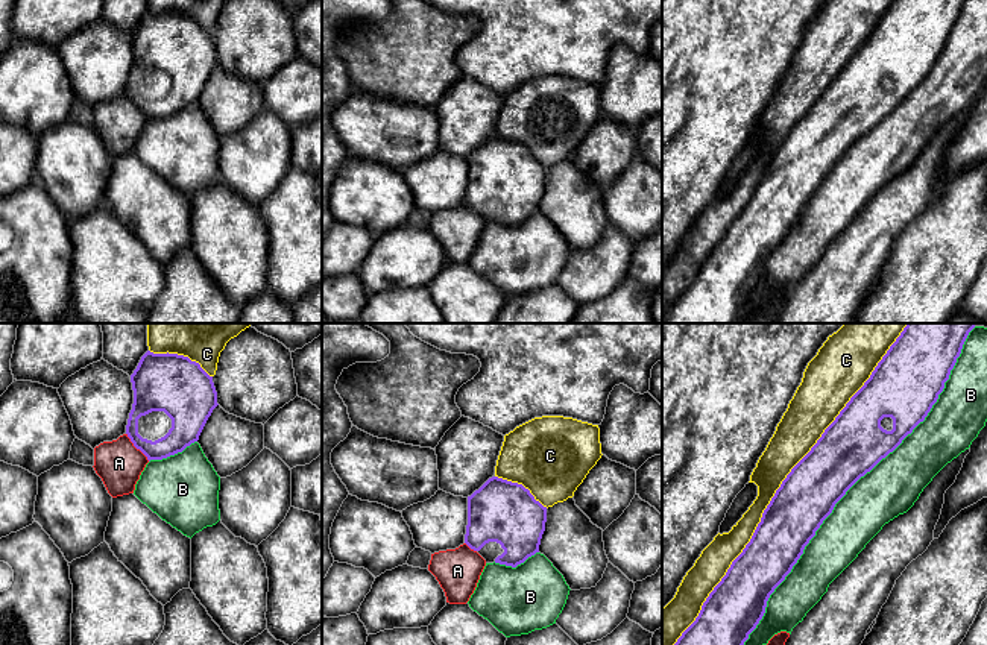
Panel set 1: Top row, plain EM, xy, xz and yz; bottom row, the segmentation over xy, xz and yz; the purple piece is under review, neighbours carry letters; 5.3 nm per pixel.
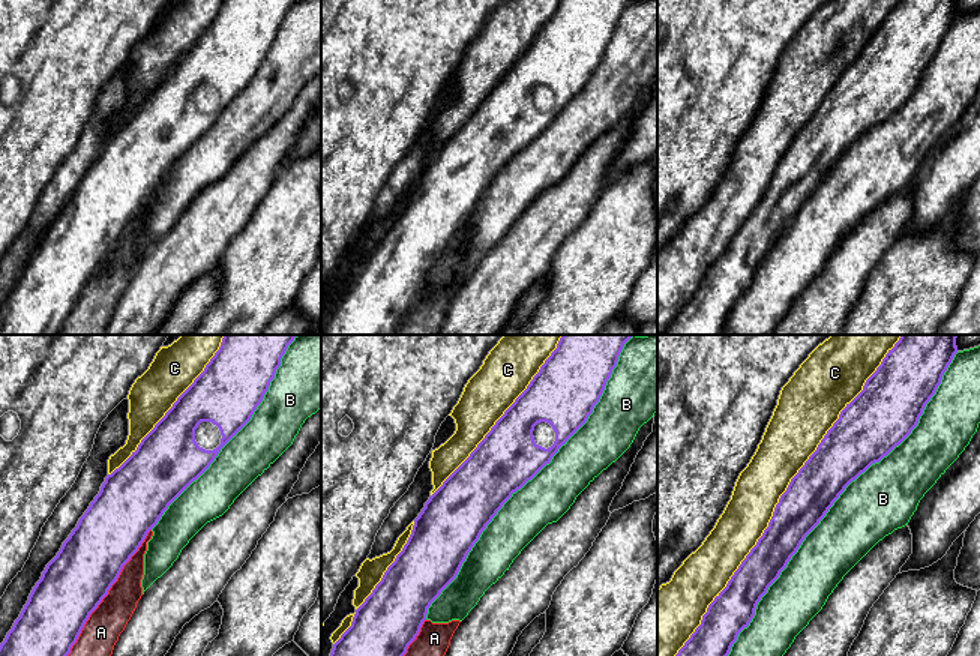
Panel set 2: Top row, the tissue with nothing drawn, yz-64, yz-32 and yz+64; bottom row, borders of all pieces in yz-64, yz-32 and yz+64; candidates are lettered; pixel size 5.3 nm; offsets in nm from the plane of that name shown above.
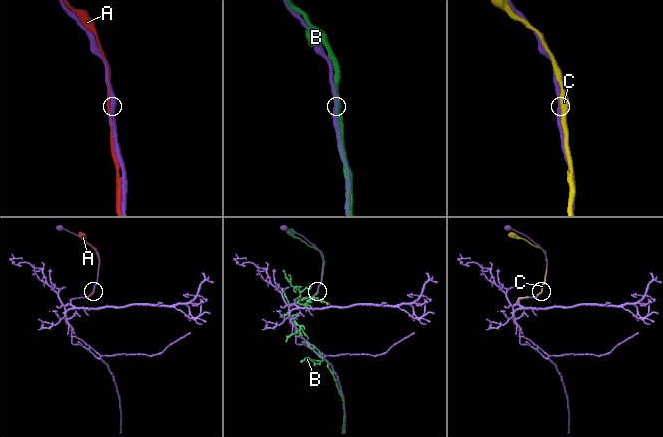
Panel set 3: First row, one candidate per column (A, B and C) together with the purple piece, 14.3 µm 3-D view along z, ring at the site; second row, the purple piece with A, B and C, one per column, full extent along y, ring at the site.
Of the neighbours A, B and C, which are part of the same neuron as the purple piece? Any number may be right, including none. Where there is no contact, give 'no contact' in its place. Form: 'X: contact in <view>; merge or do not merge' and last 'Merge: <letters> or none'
A: contact in xy; do not merge
B: contact in yz; do not merge
C: contact in yz; do not merge
Merge: none

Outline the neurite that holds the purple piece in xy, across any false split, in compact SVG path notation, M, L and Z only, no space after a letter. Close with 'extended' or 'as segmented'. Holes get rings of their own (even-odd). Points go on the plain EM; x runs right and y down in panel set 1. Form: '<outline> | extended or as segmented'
M147 11L131 35L134 64L126 94L147 120L162 120L199 100L217 52L199 23Z | extended

